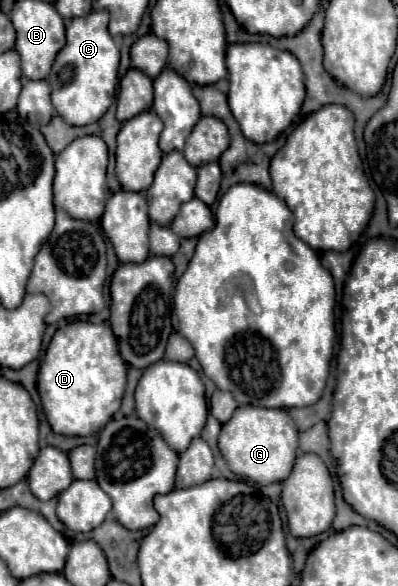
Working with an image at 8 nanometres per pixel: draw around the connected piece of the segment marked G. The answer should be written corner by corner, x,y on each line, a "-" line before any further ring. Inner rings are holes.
238,406
234,416
222,424
218,448
234,474
250,478
258,484
282,482
290,474
296,458
298,430
288,412
282,408

